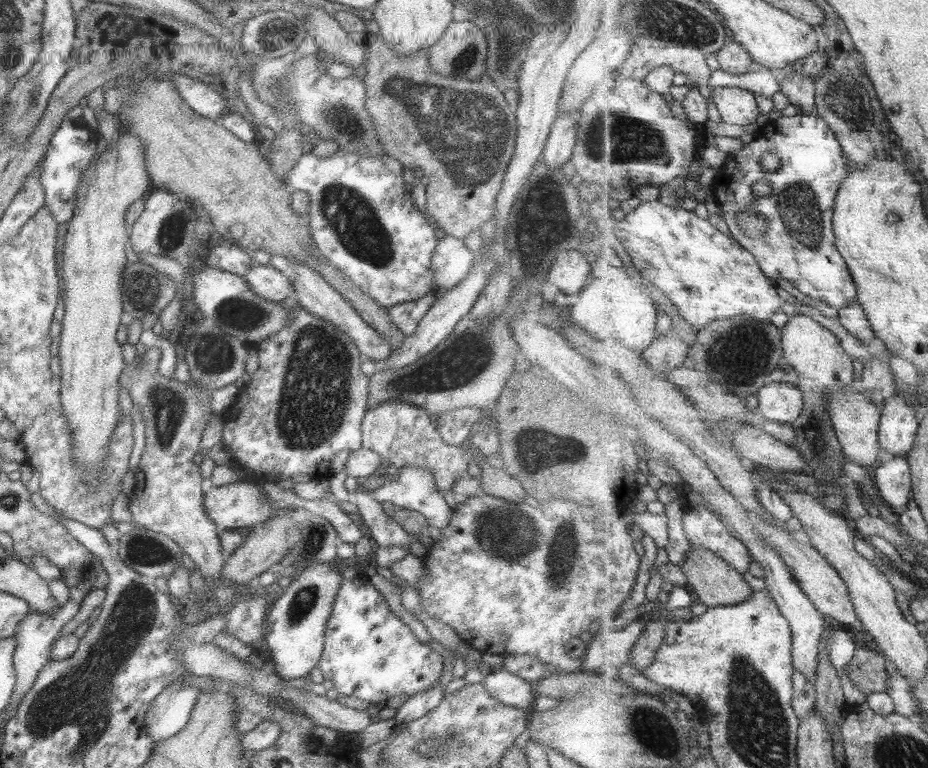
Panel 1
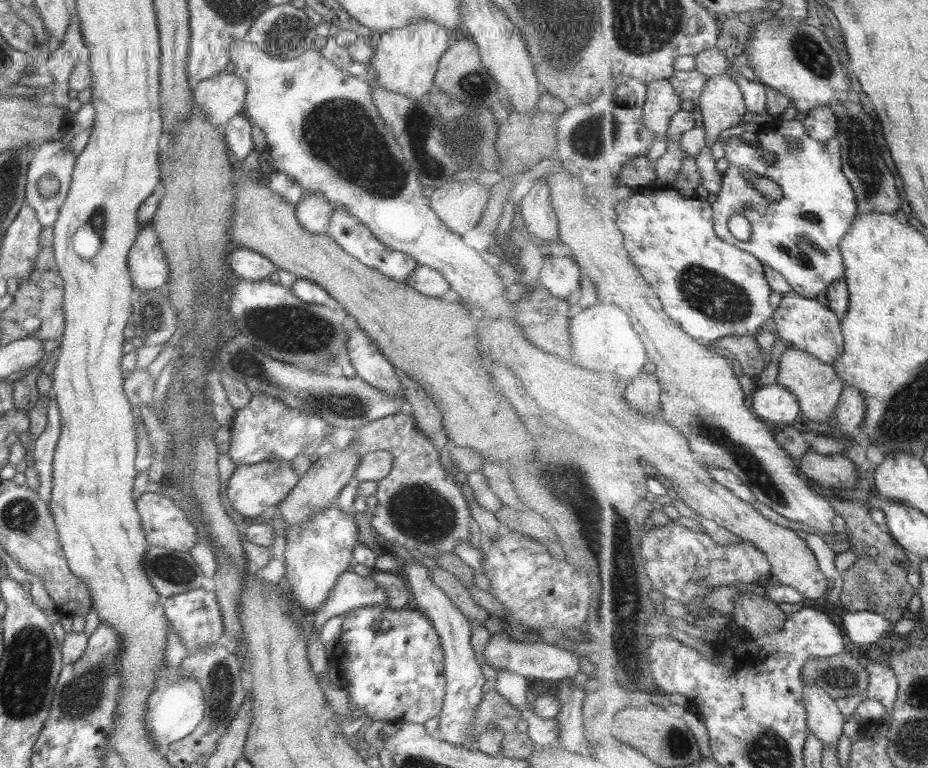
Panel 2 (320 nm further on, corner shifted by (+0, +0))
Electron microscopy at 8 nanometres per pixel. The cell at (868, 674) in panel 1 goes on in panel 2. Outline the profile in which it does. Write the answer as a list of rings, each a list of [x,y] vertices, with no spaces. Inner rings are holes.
[[[843,652],[839,656],[815,658],[802,669],[802,681],[821,686],[832,698],[861,696],[869,688],[867,666]]]

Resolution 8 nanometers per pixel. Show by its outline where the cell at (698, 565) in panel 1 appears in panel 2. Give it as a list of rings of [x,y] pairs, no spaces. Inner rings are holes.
[[[753,591],[741,593],[731,612],[733,620],[749,637],[759,637],[783,627],[788,615],[769,597],[758,596]]]

